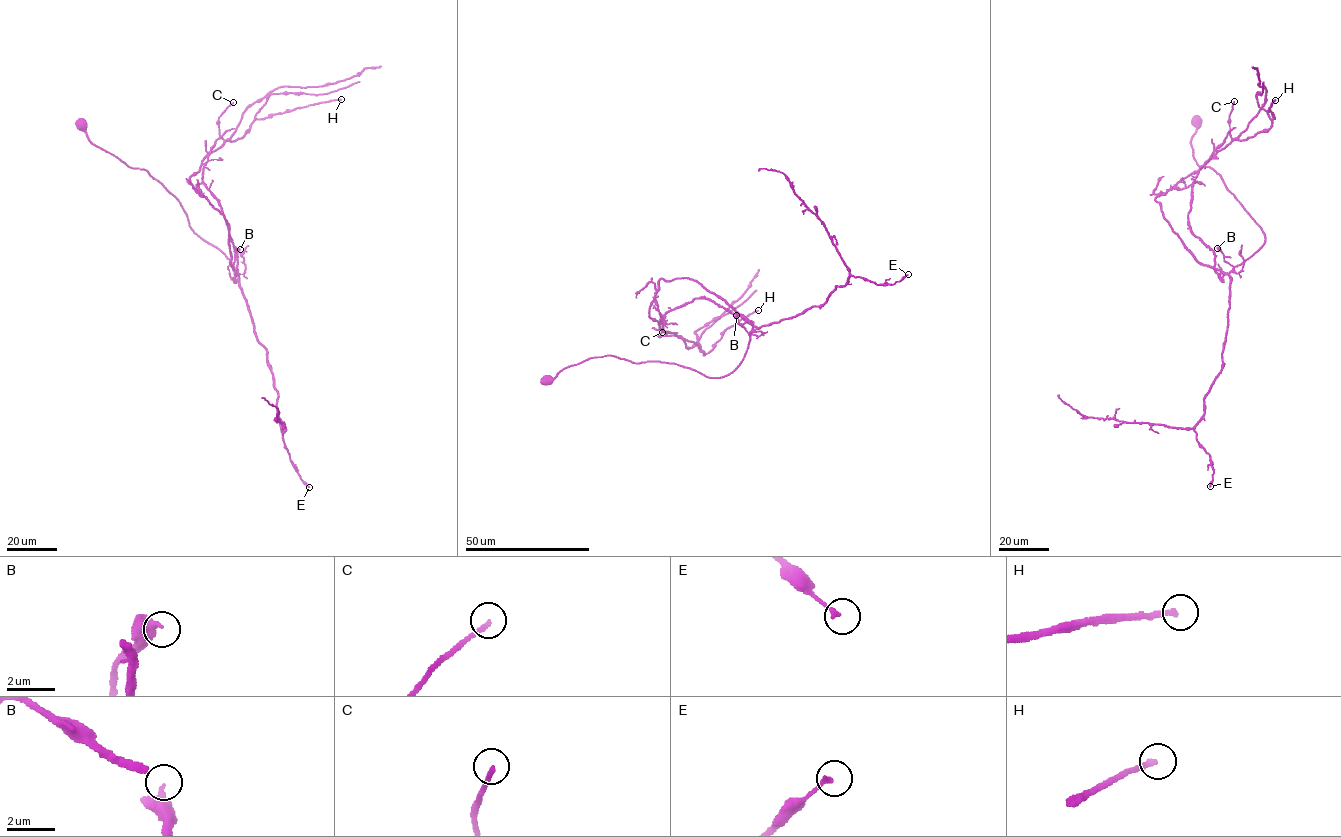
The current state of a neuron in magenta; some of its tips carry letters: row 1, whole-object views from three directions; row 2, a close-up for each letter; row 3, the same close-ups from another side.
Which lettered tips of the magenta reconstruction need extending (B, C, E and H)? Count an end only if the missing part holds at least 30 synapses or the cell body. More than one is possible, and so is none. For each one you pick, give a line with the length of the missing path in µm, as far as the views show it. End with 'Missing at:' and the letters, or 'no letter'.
H: missing 40 µm
Missing at: H

